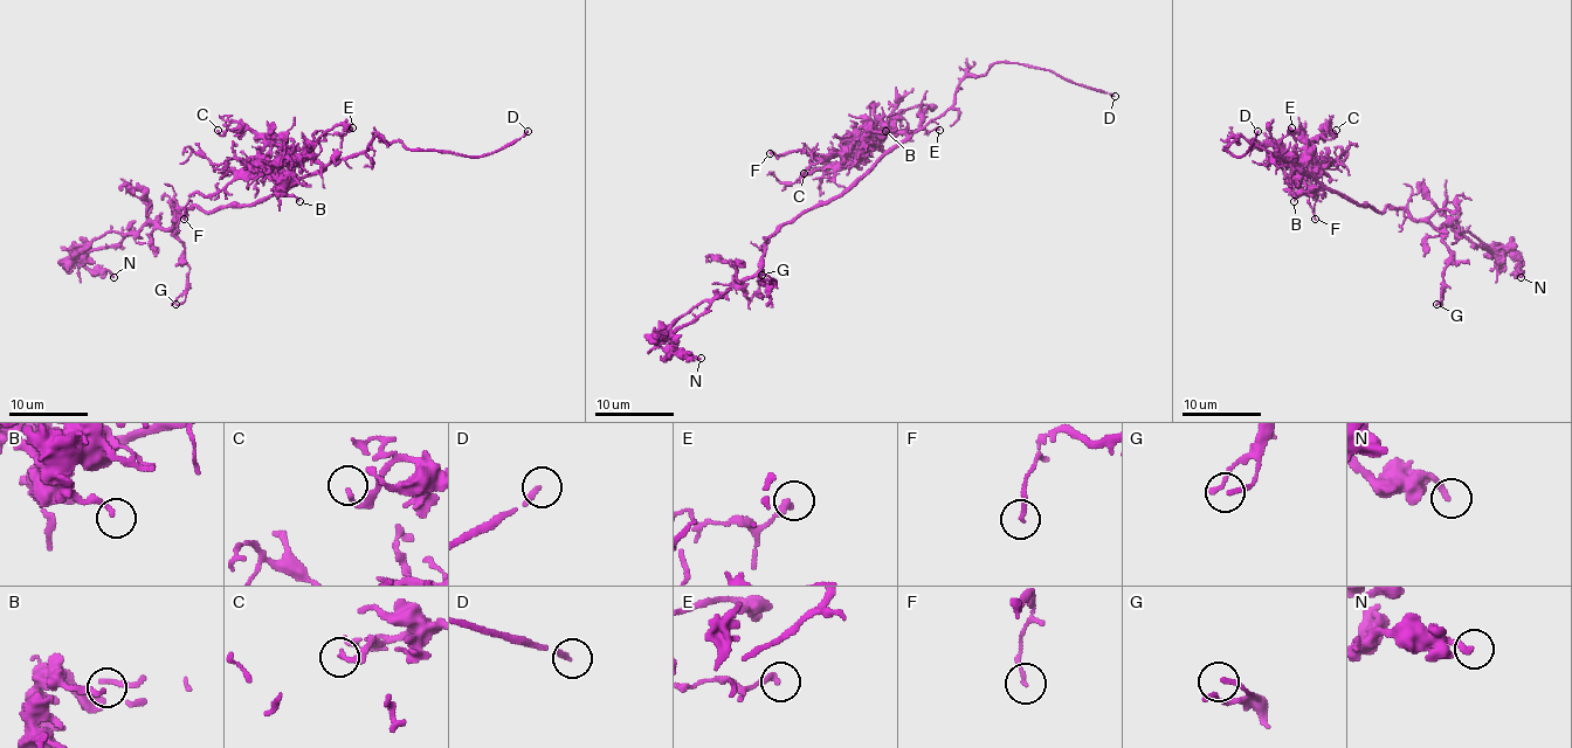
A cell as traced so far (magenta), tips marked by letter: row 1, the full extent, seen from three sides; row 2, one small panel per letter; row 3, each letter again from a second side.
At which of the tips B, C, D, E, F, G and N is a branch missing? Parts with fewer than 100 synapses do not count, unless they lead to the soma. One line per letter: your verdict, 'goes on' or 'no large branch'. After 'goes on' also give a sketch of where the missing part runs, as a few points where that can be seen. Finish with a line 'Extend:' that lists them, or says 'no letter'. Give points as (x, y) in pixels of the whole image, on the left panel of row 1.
B: no large branch
C: no large branch
D: goes on
E: no large branch
F: no large branch
G: no large branch
N: no large branch
Extend: D

